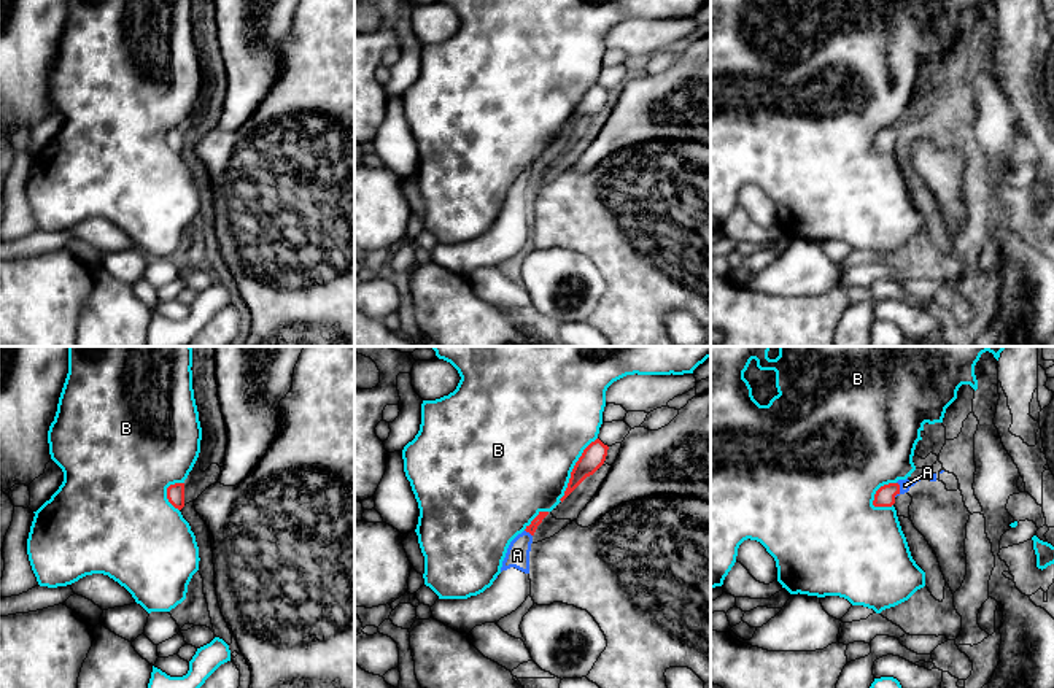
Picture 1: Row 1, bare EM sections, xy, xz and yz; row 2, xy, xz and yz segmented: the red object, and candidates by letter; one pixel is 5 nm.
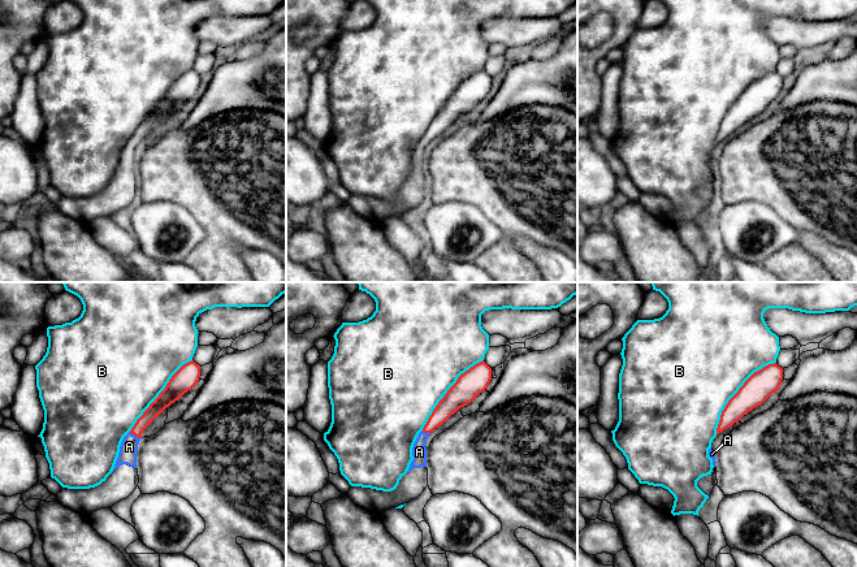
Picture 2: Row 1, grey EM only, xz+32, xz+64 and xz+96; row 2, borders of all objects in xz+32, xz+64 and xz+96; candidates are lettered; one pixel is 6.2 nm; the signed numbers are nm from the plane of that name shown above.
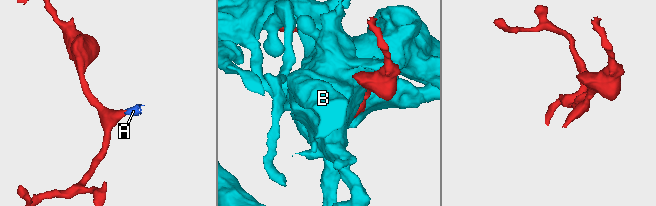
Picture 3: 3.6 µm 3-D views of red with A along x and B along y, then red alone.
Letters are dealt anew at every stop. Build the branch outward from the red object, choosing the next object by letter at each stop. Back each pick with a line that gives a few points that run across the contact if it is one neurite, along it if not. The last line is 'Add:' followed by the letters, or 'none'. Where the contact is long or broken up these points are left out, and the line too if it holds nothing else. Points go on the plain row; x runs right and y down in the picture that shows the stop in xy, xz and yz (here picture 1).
A: line yz (884, 140), (898, 134), (905, 129)
Add: A

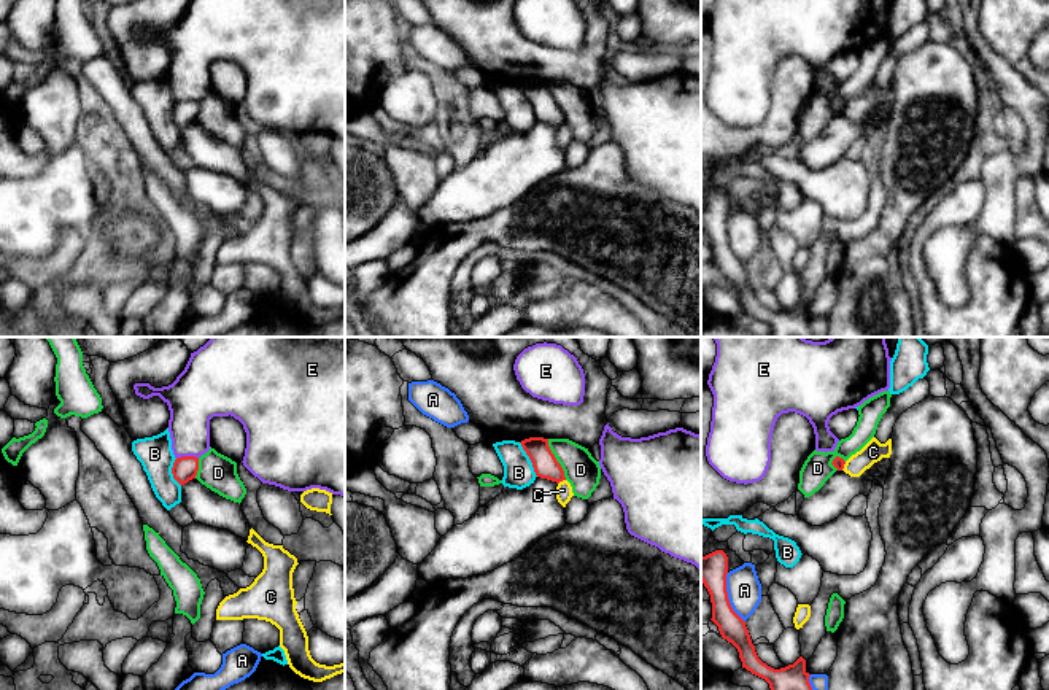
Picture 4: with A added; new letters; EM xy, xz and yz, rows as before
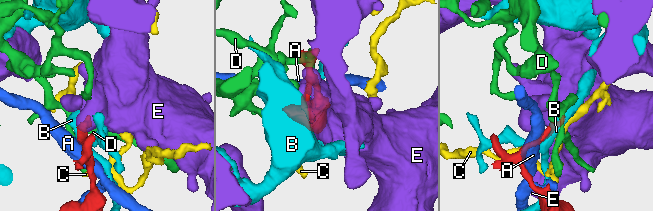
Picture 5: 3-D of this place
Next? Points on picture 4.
Add: none

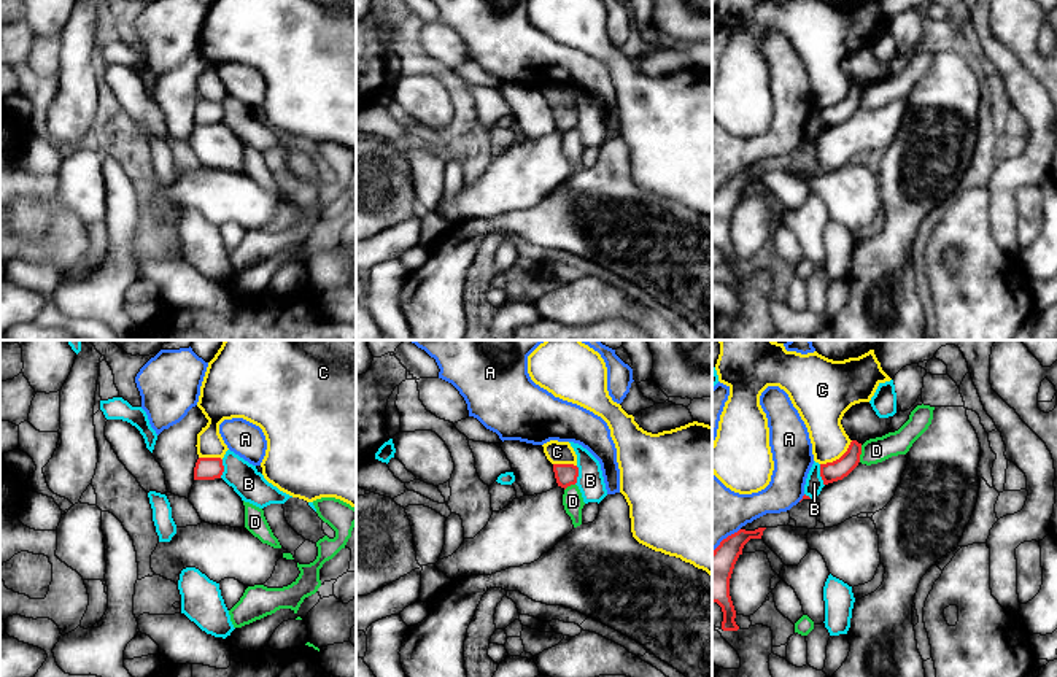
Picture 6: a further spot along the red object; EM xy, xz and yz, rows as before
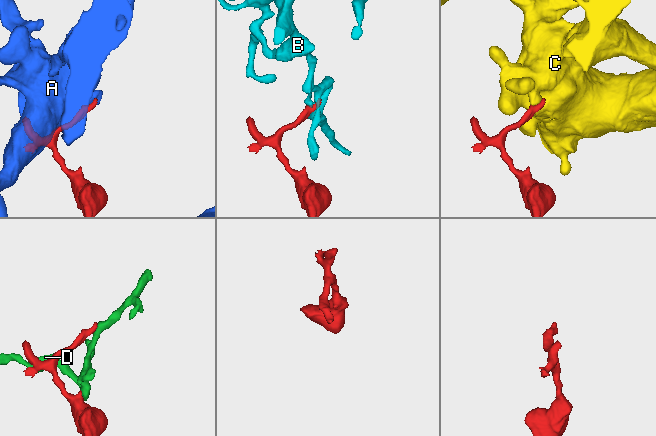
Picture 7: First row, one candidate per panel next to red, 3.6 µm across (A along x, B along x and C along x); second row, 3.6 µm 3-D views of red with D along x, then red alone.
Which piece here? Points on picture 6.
Add: A

